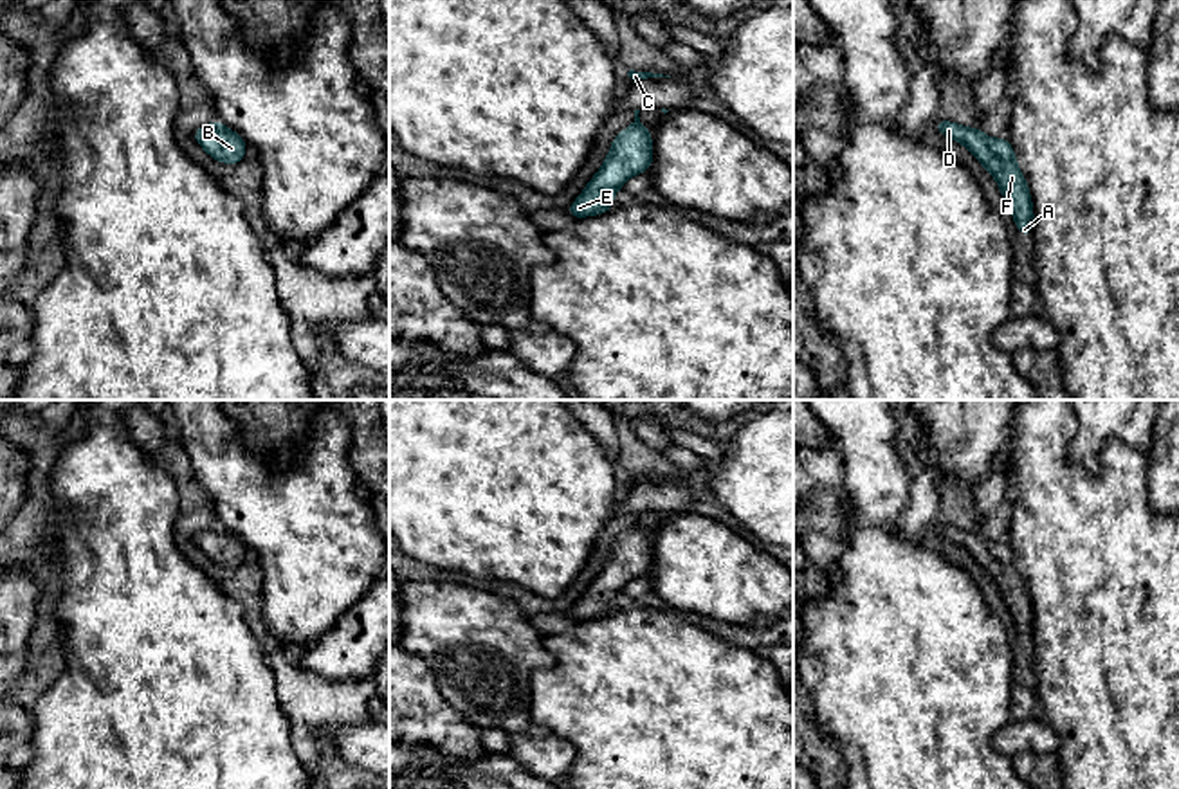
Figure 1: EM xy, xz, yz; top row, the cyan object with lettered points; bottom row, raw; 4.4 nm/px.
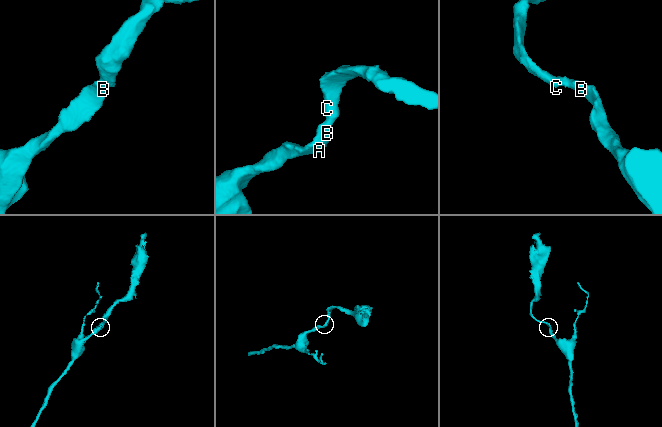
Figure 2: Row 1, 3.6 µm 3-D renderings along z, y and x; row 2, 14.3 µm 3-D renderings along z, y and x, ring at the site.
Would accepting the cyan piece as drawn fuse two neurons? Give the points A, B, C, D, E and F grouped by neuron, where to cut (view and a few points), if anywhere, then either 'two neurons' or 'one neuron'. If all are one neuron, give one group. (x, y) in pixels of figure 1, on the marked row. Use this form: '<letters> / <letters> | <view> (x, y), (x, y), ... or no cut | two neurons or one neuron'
A B C D E F | no cut | one neuron

